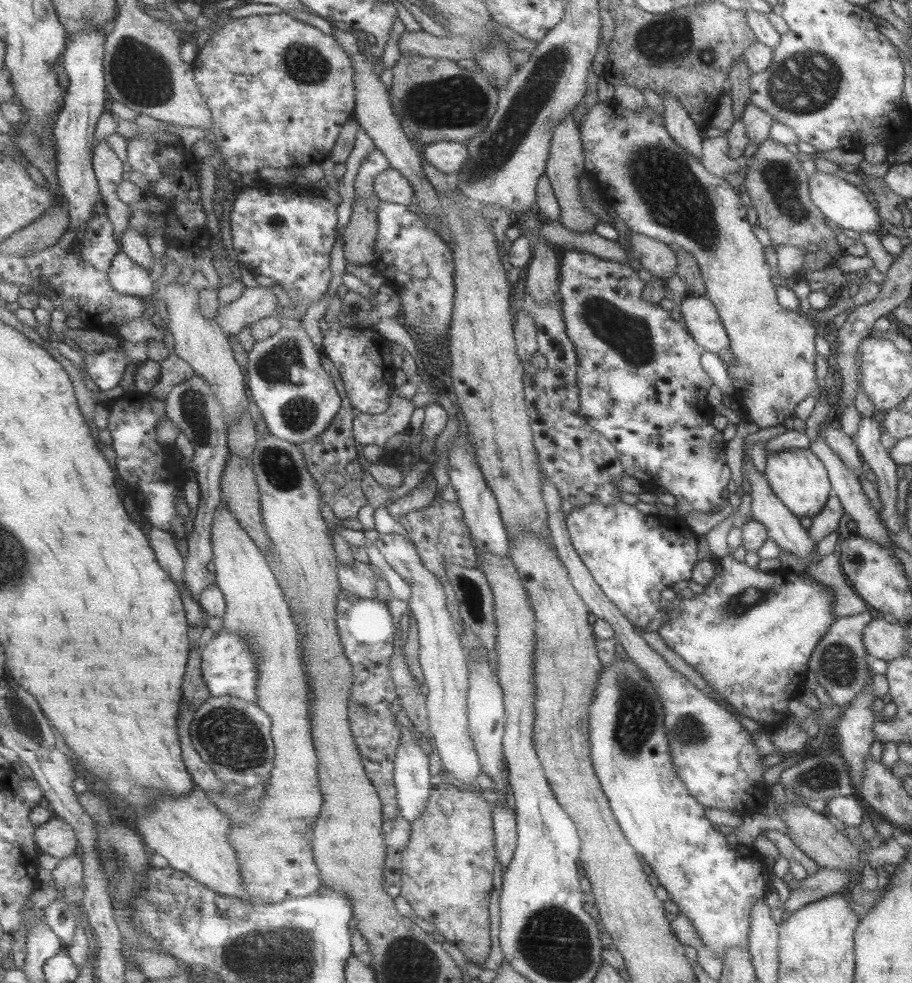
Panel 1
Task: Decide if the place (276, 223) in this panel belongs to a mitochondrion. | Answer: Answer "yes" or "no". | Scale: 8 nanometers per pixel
yes

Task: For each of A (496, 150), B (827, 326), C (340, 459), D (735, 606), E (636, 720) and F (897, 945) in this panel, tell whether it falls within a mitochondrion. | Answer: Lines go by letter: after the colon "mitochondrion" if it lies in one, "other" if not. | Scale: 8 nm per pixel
A: mitochondrion
B: other
C: other
D: mitochondrion
E: mitochondrion
F: other

